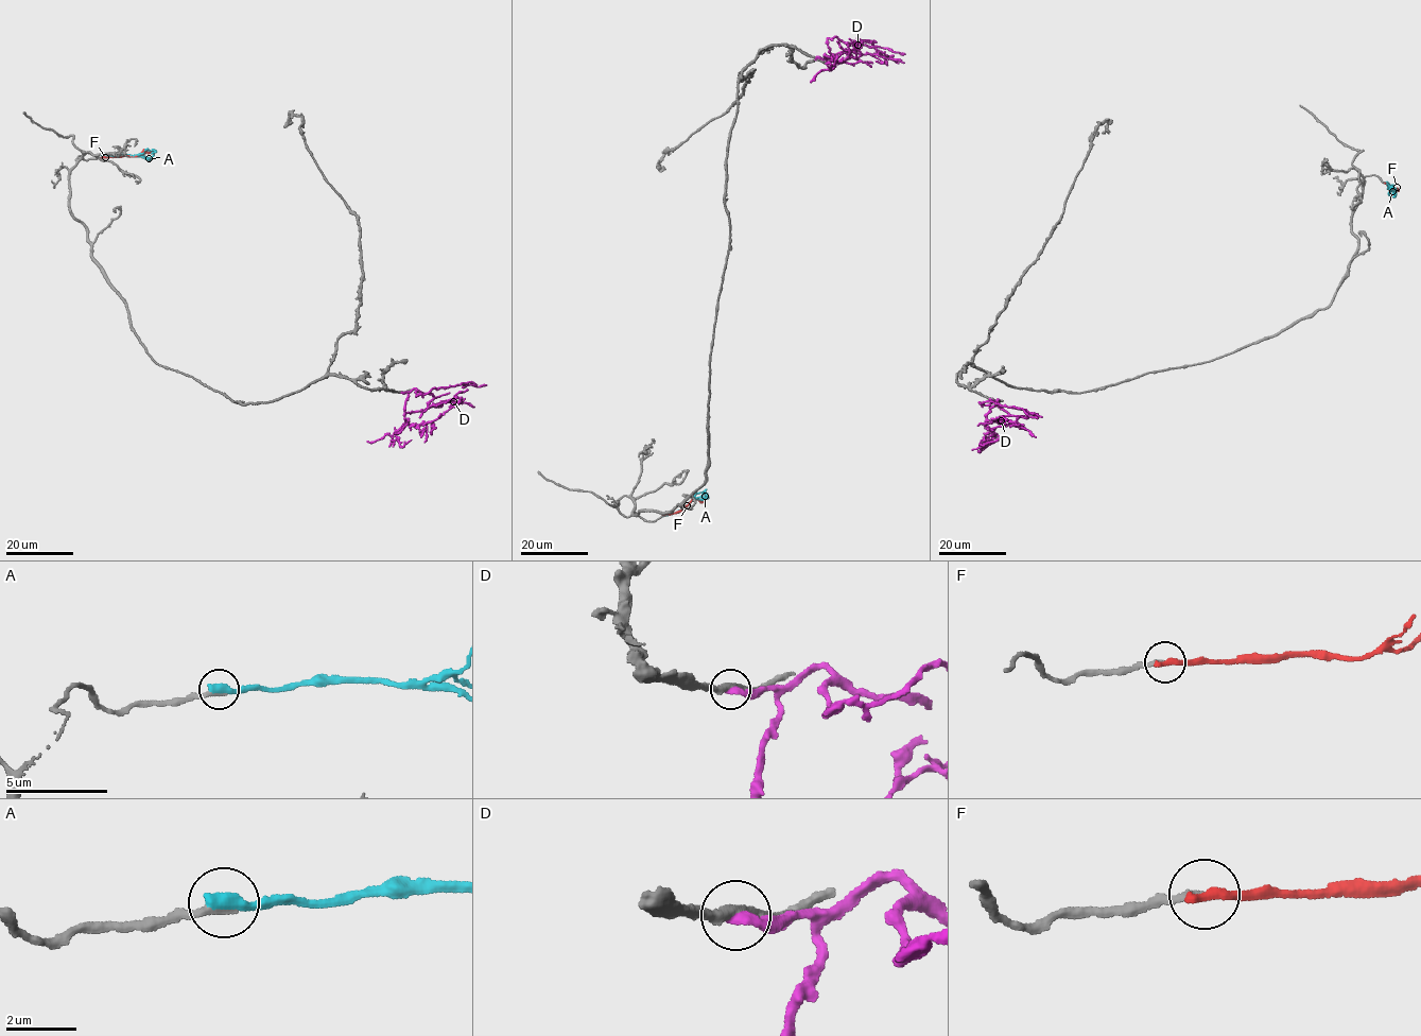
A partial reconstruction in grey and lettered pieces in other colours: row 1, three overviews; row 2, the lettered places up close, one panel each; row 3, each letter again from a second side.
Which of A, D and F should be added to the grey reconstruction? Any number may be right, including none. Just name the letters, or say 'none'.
none

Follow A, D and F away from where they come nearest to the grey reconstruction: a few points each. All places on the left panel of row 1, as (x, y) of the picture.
A: (103, 156), (140, 155), (150, 158), (154, 153)
D: (400, 392), (415, 389), (430, 392), (433, 396), (429, 407), (460, 399), (423, 426)
F: (103, 157), (142, 155), (151, 151)

